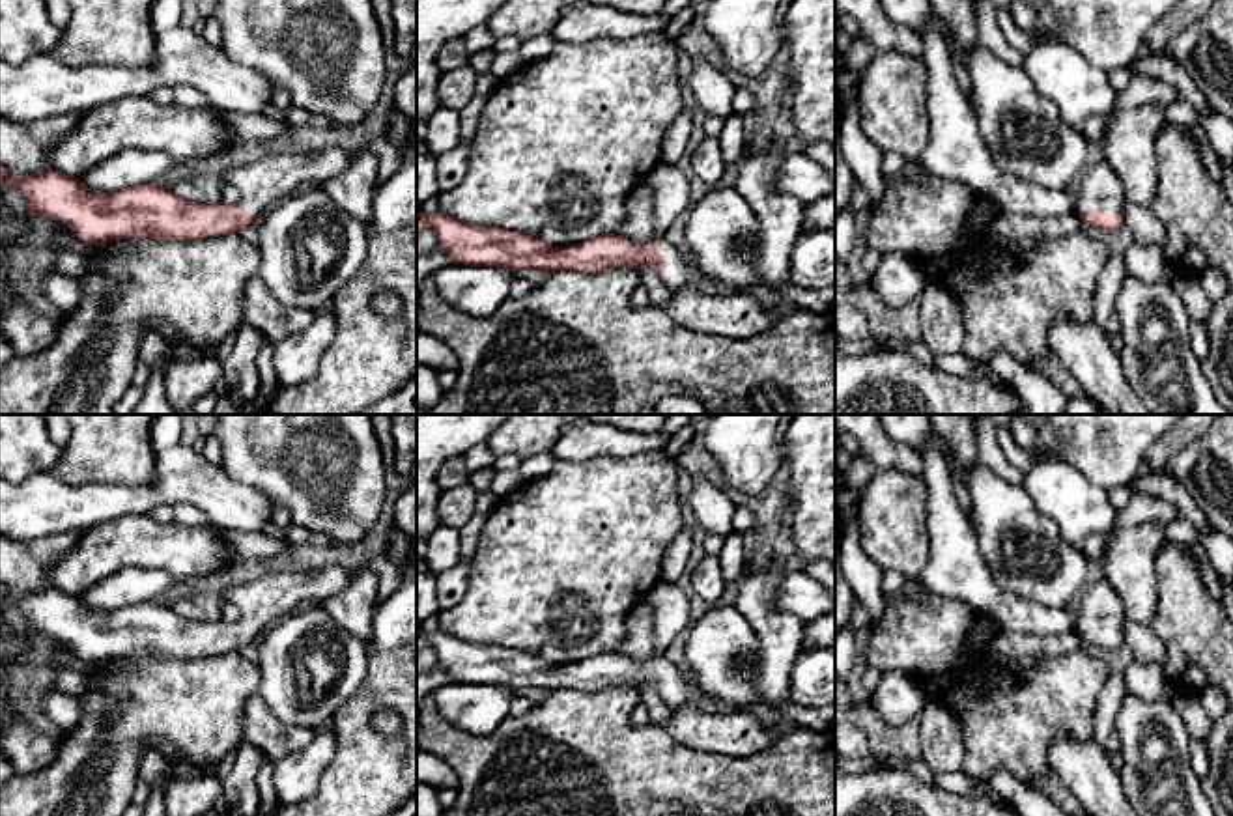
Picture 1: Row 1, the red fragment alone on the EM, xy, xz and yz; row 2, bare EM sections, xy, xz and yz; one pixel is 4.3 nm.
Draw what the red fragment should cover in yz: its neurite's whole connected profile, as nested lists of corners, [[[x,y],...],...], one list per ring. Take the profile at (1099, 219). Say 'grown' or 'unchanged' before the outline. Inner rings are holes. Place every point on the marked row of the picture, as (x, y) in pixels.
grown; [[[1108,161],[1089,164],[1082,172],[1078,211],[1087,226],[1102,232],[1119,230],[1123,220],[1125,190],[1123,183]]]

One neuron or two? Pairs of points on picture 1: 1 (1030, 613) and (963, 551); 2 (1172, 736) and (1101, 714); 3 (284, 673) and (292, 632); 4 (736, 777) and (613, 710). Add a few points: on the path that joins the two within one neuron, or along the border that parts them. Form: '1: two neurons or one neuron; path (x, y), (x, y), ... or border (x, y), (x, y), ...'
1: one neuron; path (1009, 609), (968, 572)
2: two neurons; border (1127, 689), (1114, 729)
3: one neuron; path (284, 663), (286, 641)
4: one neuron; path (703, 777), (671, 777), (637, 744)

